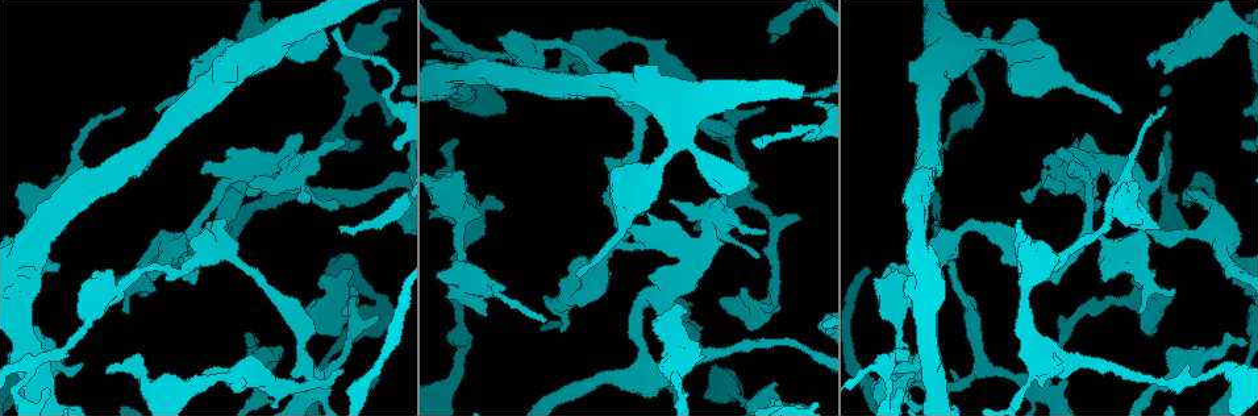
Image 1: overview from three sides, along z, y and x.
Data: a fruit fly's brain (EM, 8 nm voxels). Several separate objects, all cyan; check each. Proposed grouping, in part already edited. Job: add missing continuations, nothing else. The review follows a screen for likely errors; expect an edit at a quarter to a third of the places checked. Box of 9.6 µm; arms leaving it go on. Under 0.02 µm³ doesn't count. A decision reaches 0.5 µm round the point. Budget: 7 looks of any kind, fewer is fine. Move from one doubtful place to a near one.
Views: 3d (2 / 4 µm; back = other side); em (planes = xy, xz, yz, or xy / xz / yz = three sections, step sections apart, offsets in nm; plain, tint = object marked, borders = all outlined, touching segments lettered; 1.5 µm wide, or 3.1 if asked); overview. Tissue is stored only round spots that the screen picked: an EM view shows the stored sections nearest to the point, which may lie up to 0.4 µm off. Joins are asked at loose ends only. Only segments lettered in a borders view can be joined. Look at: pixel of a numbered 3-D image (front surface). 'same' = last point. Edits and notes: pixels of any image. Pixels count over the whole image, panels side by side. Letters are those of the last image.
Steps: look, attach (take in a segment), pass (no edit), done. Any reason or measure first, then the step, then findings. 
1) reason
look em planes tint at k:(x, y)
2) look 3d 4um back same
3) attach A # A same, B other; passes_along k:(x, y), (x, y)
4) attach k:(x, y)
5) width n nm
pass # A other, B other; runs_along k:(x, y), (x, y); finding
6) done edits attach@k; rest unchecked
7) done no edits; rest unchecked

an open end
look em yz step 4 plain at 1:(1070, 173)

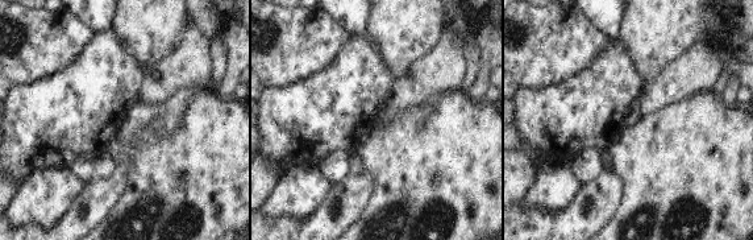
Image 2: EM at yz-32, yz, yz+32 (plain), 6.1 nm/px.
what lies round it
look em yz step 4 borders same

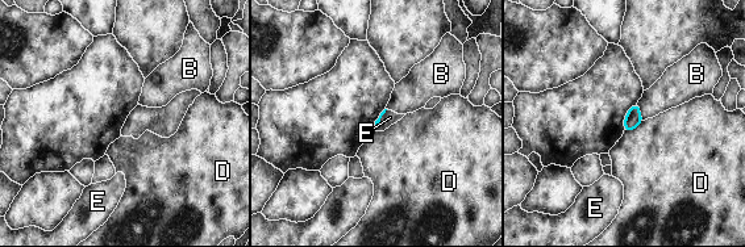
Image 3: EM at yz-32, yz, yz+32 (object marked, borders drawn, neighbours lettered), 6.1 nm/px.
pass # B other, D other, E other; no lettered segment goes on from it

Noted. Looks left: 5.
stops while still wide
look 3d 4um at 1:(678, 310)

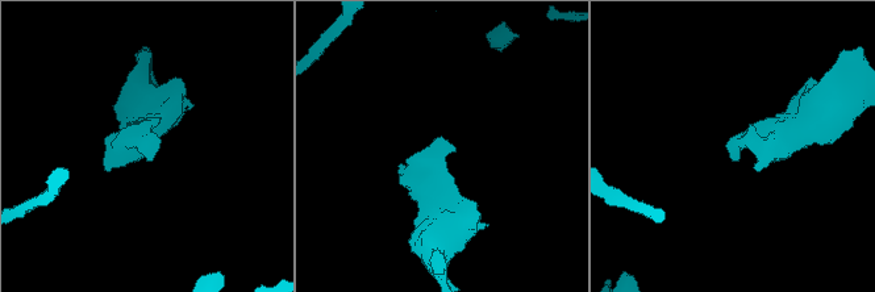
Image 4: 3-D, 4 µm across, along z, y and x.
look em planes borders at 4:(735, 160)

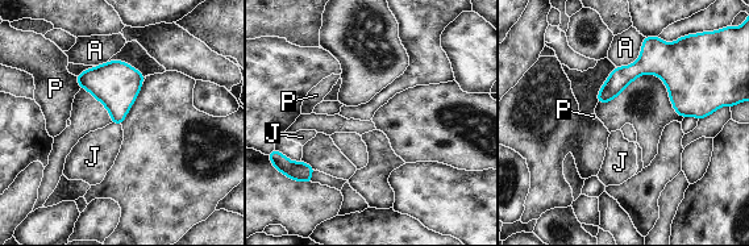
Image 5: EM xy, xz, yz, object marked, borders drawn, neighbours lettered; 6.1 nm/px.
width 220 nm
pass # A other, J other, P other; runs_along 5:(600, 98), (657, 67), (687, 112); none of them fits

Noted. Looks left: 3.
thin end
look em yz step 4 tint at 1:(578, 276)

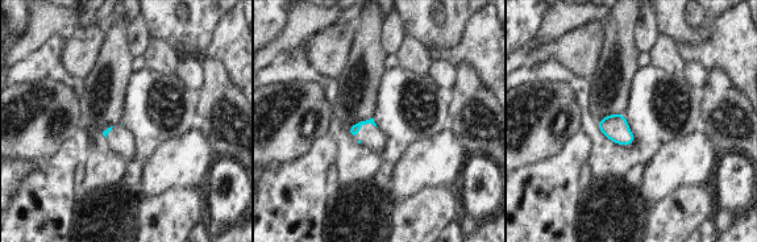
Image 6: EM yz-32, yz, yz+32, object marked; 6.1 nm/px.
another direction
look em planes borders same

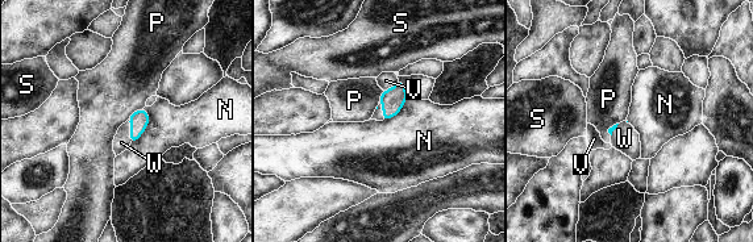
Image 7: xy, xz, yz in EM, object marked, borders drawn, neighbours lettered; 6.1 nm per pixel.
longest_contact N 240 nm
attach W # N other, P other, S other, V other, W same; the neuron continues

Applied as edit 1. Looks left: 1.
done edits attach@7; rest unchecked

